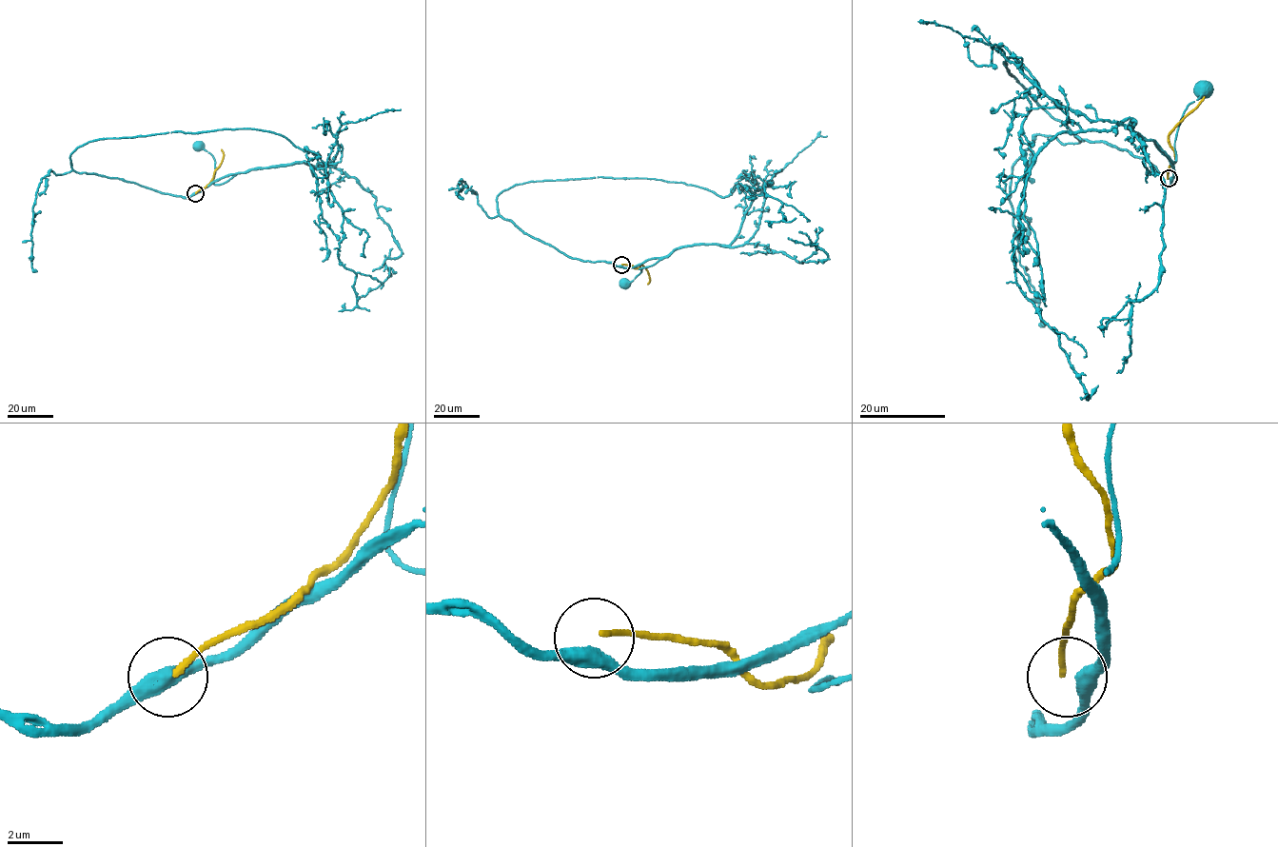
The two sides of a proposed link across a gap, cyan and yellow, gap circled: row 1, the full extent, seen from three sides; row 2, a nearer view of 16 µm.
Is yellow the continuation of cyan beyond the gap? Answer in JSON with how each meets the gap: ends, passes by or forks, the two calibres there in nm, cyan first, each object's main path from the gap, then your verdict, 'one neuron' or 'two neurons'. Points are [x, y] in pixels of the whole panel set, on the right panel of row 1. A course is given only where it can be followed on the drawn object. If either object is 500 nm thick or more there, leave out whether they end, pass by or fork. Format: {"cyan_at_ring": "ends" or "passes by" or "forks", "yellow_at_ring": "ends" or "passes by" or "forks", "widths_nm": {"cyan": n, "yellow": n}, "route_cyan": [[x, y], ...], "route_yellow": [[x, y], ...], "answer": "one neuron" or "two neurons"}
{"cyan_at_ring": "passes by", "yellow_at_ring": "ends", "widths_nm": {"cyan": 460, "yellow": 220}, "route_cyan": [[1169, 179], [1172, 165], [1155, 142], [1175, 162], [1175, 138], [1182, 113], [1201, 95], [1202, 84]], "route_yellow": [[1168, 179], [1169, 167], [1175, 158], [1169, 133], [1204, 96]], "answer": "two neurons"}

